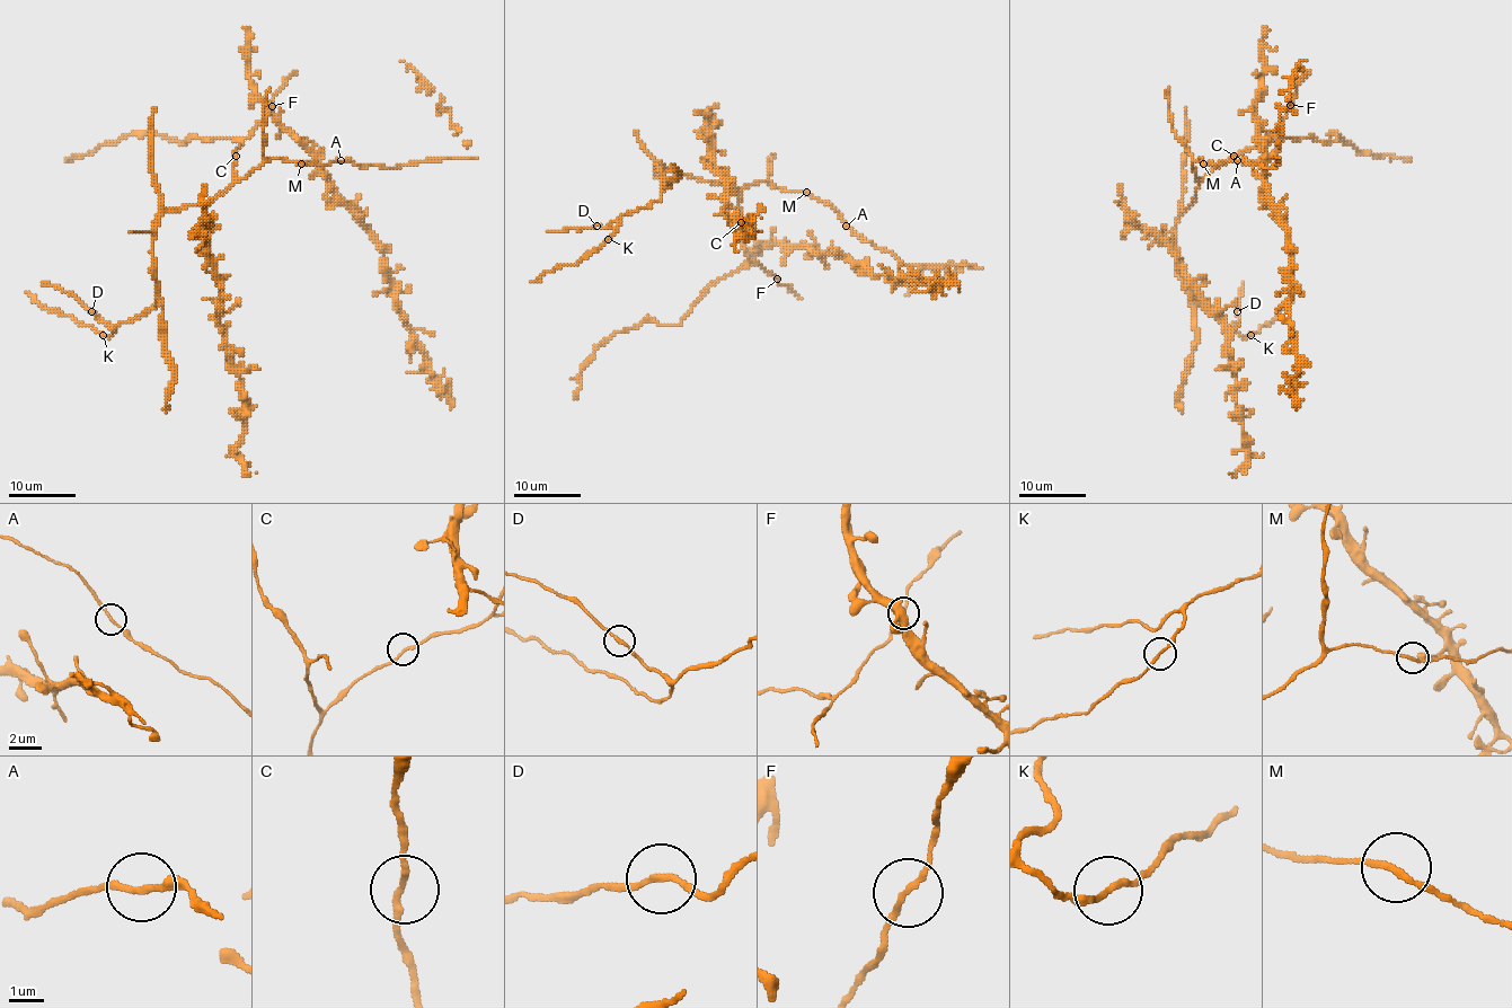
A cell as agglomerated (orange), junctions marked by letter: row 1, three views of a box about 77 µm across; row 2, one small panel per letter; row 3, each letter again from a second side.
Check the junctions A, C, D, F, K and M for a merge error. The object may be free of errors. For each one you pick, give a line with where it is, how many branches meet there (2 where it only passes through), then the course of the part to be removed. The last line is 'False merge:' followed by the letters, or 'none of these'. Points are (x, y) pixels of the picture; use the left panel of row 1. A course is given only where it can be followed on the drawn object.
False merge: none of these

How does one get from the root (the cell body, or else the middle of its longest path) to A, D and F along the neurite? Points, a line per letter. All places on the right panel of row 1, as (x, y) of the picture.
A: (1234, 156), (1200, 180), (1196, 177), (1193, 164), (1199, 159), (1203, 164), (1237, 160)
D: (1234, 156), (1201, 180), (1176, 219), (1175, 239), (1186, 291), (1230, 328), (1240, 320), (1237, 311)
F: (1234, 156), (1264, 147), (1290, 105)

